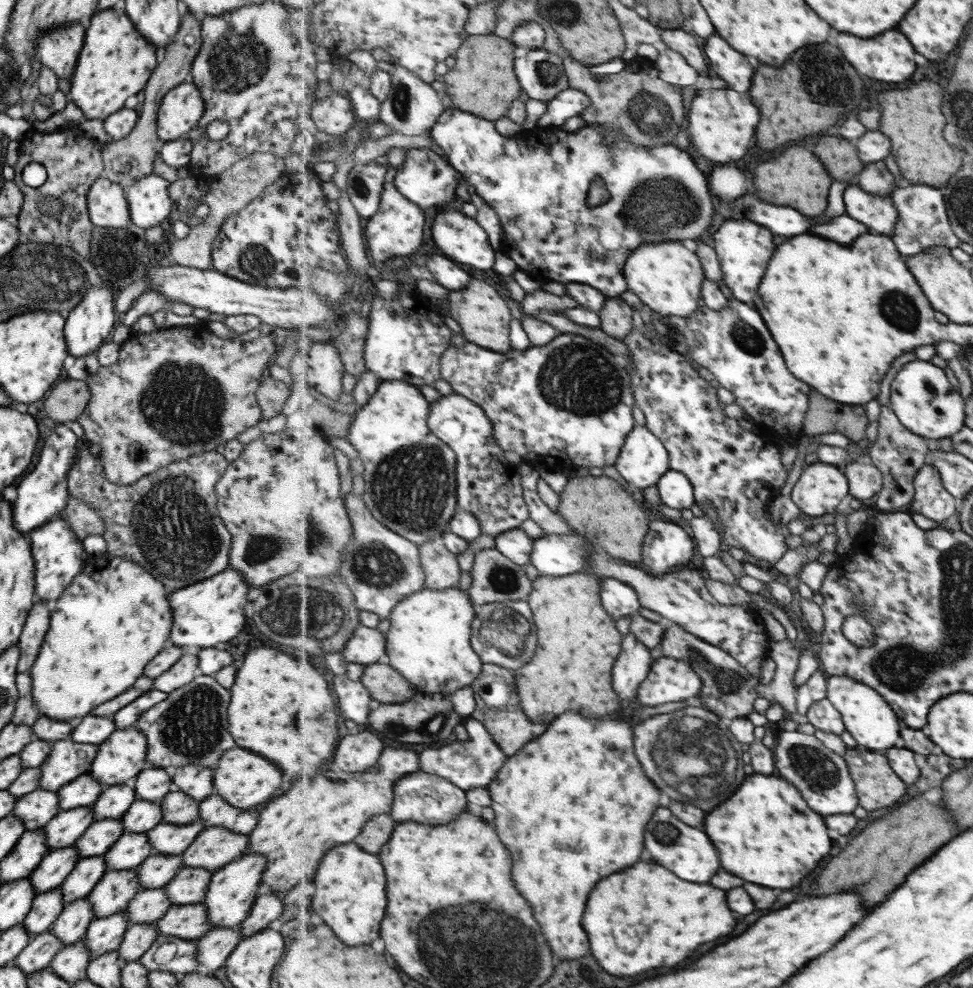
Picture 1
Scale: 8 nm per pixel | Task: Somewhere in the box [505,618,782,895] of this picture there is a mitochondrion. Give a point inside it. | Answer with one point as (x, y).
(690, 748)

